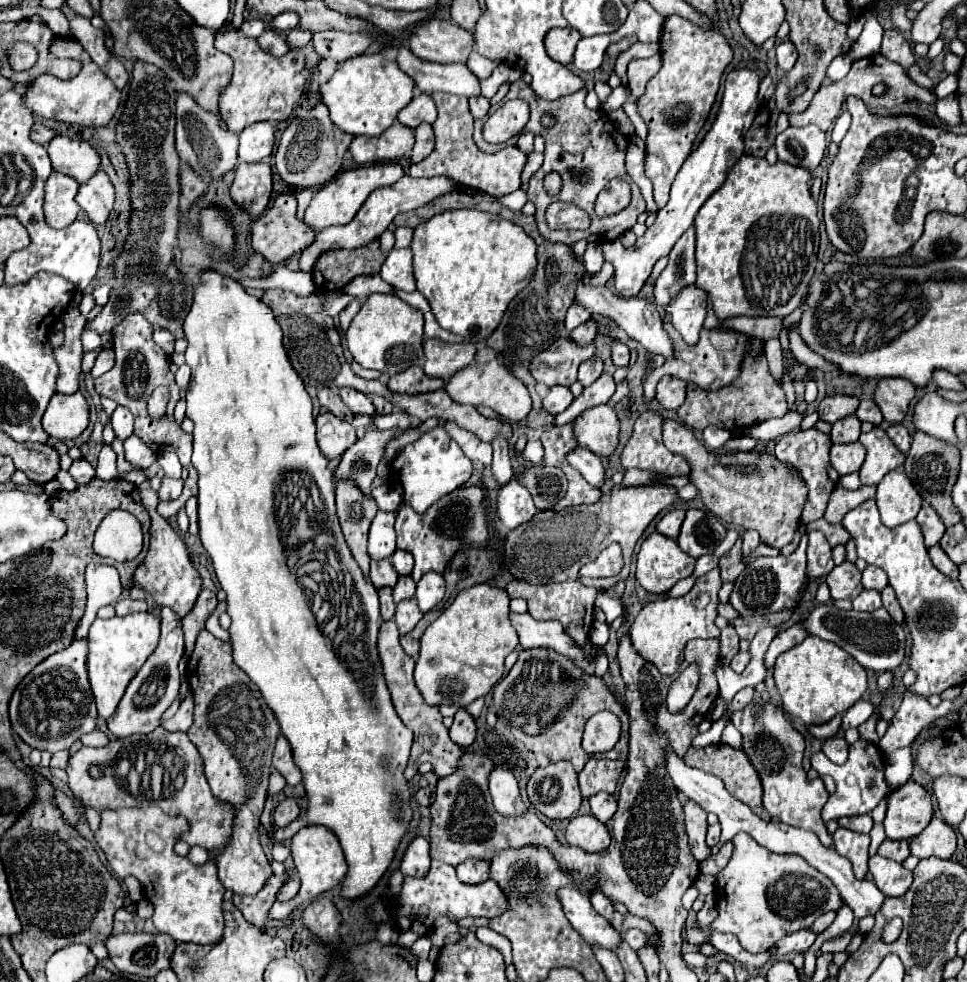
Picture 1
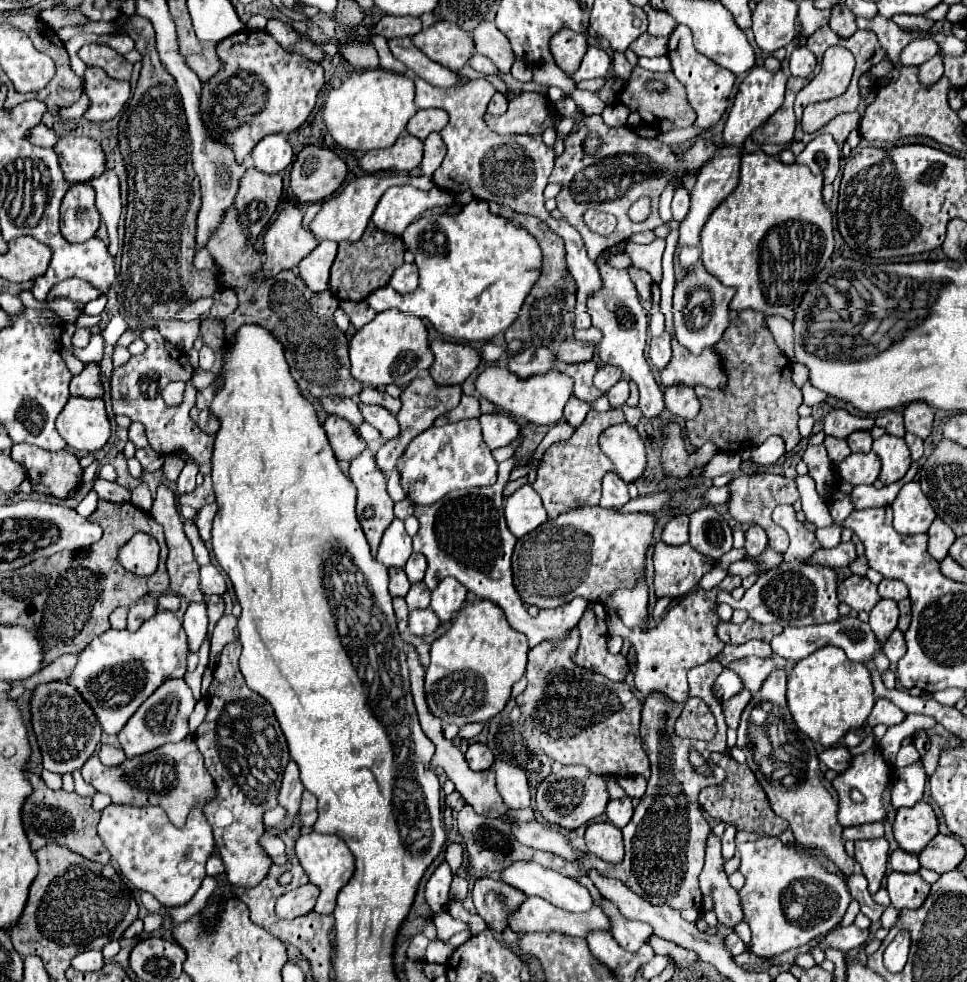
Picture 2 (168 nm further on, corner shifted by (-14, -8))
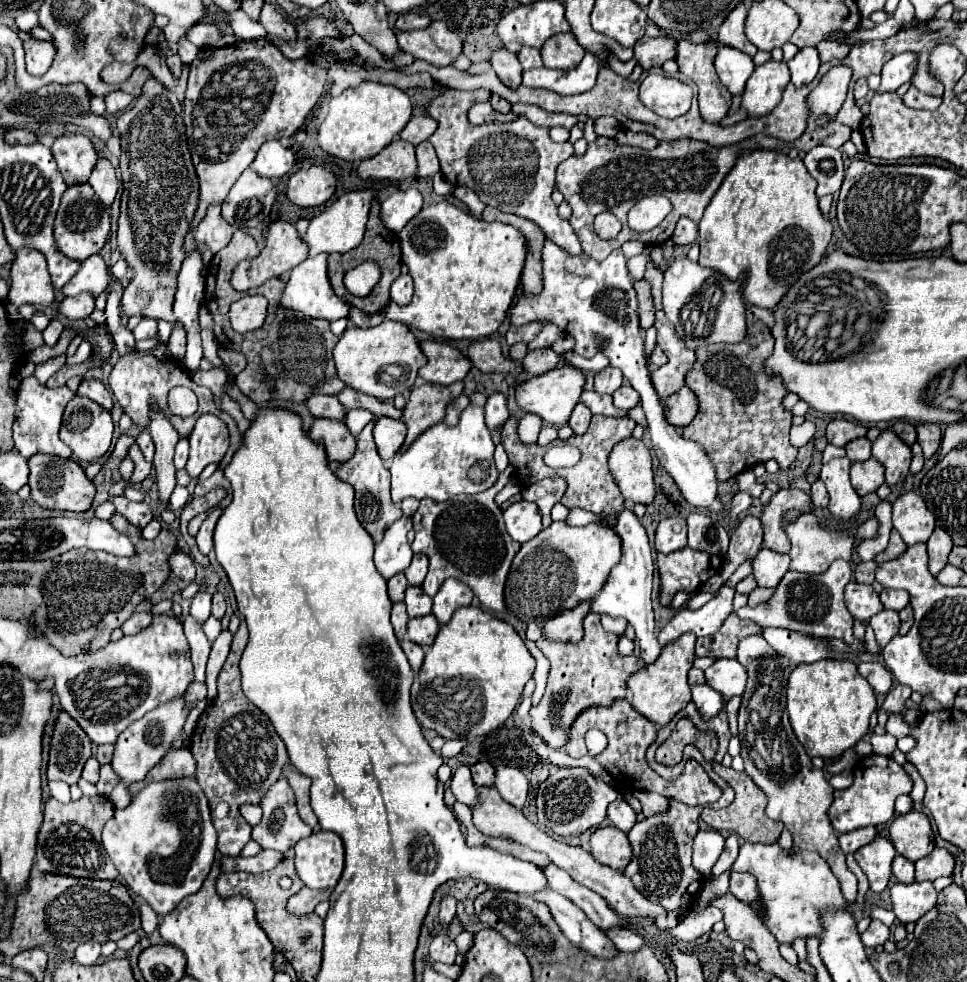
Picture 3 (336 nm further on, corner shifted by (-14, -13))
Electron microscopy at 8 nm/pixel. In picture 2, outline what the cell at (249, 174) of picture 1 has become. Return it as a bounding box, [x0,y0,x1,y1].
[235,167,281,237]

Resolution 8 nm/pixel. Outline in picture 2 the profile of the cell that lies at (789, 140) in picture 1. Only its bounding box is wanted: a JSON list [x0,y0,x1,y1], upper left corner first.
[797,133,839,185]

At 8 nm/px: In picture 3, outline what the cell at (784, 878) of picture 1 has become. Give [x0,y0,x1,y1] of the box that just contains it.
[733,842,847,946]

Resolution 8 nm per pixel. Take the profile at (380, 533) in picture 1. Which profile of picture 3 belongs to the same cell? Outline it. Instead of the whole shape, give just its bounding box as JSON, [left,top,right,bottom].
[375,518,413,578]

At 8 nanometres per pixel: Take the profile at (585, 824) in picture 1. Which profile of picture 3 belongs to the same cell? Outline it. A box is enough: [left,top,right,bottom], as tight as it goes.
[591,826,631,870]

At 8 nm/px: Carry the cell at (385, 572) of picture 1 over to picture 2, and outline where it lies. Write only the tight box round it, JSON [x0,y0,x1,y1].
[389,567,411,597]

